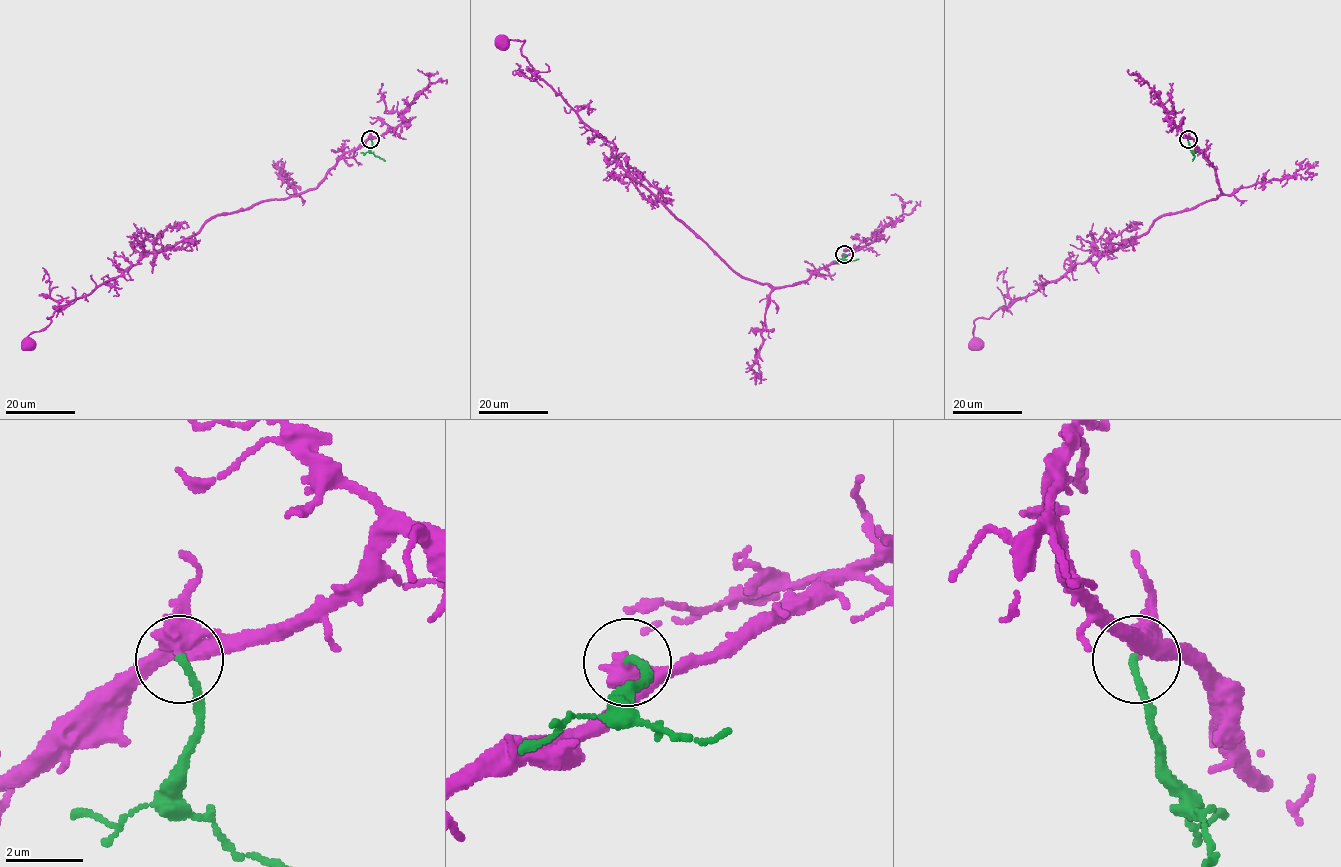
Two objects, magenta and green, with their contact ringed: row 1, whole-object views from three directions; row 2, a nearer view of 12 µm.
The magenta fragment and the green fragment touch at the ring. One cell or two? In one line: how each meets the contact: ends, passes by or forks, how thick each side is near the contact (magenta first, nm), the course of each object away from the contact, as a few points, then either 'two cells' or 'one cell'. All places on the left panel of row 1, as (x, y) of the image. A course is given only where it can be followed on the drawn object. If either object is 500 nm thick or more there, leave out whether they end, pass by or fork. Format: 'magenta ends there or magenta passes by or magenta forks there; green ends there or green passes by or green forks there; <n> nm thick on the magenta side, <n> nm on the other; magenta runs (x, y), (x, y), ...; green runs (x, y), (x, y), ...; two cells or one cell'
magenta forks there; green ends there; 320 nm thick on the magenta side, 190 nm on the other; magenta runs (370, 138), (347, 151), (315, 188), (215, 214), (197, 233), (144, 253), (139, 264), (60, 307), (27, 342); green runs (370, 138), (370, 150), (385, 161); two cells

